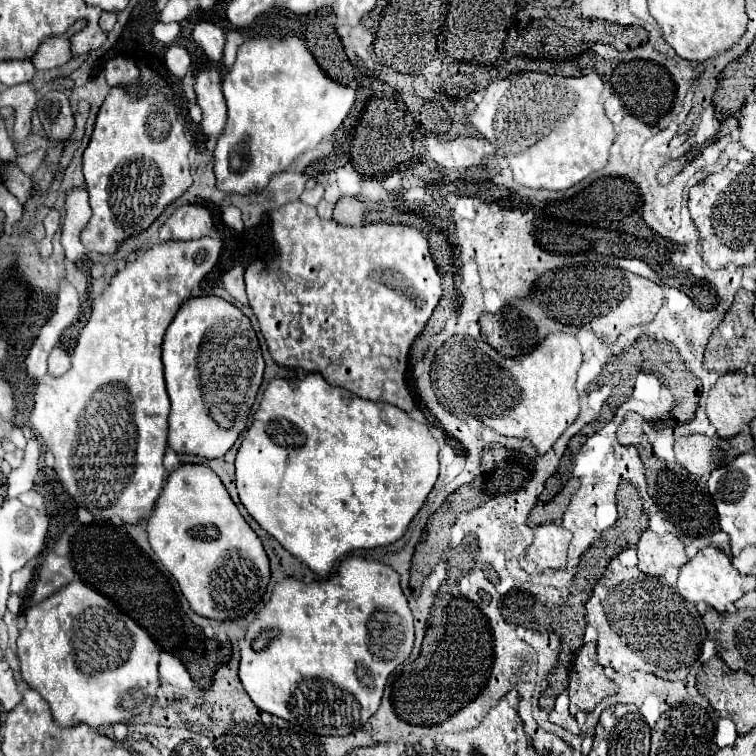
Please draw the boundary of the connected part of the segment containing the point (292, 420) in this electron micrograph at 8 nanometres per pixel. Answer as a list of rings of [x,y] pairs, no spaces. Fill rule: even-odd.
[[[308,373],[302,379],[294,379],[288,383],[288,379],[274,379],[262,397],[262,403],[256,411],[256,419],[252,427],[248,429],[238,455],[236,455],[236,485],[238,485],[238,495],[246,511],[252,515],[252,519],[258,521],[262,529],[266,529],[286,551],[290,551],[294,557],[298,557],[302,563],[306,563],[314,573],[326,575],[334,561],[342,557],[348,551],[354,549],[374,549],[374,547],[384,547],[394,541],[398,541],[404,531],[408,529],[410,521],[416,517],[416,513],[422,509],[428,493],[432,491],[434,483],[438,479],[438,443],[428,431],[426,425],[414,421],[404,413],[402,409],[382,403],[382,401],[366,401],[362,397],[356,397],[348,389],[332,387],[328,385],[322,375],[318,373]]]

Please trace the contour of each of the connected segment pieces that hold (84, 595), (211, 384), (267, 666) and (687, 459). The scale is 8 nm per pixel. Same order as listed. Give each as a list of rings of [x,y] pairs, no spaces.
[[[72,581],[26,611],[26,627],[18,637],[16,653],[20,659],[22,679],[48,701],[52,717],[62,727],[84,723],[90,729],[102,729],[114,723],[128,723],[132,717],[150,709],[156,699],[160,649],[148,633],[124,615],[110,599],[96,593],[82,581]]]
[[[192,297],[184,301],[164,335],[162,361],[166,391],[170,397],[168,447],[176,453],[198,455],[202,459],[224,457],[236,443],[238,435],[246,429],[248,415],[262,385],[264,359],[248,317],[244,317],[238,307],[220,297]]]
[[[348,557],[340,563],[340,571],[326,579],[326,581],[312,581],[312,583],[304,583],[298,579],[282,579],[276,587],[274,593],[270,597],[270,601],[266,603],[264,609],[258,611],[256,621],[248,627],[248,633],[244,637],[244,641],[240,643],[240,651],[242,651],[242,661],[240,661],[240,681],[246,689],[246,693],[250,695],[250,699],[256,703],[256,707],[260,707],[266,713],[272,713],[276,717],[282,717],[294,725],[300,723],[302,729],[316,733],[316,735],[350,735],[356,729],[360,729],[378,709],[380,699],[382,699],[382,691],[386,685],[388,675],[408,659],[408,655],[412,653],[412,645],[414,645],[414,617],[412,611],[408,607],[408,601],[400,589],[400,577],[398,573],[378,561],[370,561],[370,559],[362,559],[362,557]]]
[[[740,433],[734,439],[720,439],[720,437],[706,437],[706,435],[692,435],[692,437],[678,437],[674,443],[676,461],[690,471],[692,475],[710,475],[714,469],[728,465],[738,455],[752,451],[754,441],[752,437]]]

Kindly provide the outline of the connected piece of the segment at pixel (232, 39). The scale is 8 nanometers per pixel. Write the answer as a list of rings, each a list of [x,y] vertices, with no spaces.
[[[230,31],[226,35],[226,45],[224,45],[224,67],[230,67],[234,61],[236,61],[236,53],[240,49],[240,45],[244,43],[246,39],[238,33],[238,31]]]

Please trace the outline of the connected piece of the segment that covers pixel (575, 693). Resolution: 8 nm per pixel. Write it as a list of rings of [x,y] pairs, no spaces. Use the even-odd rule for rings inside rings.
[[[596,643],[584,645],[576,657],[576,665],[568,683],[572,717],[578,711],[592,713],[604,697],[614,693],[618,693],[618,685],[604,675],[600,663],[596,661]]]

